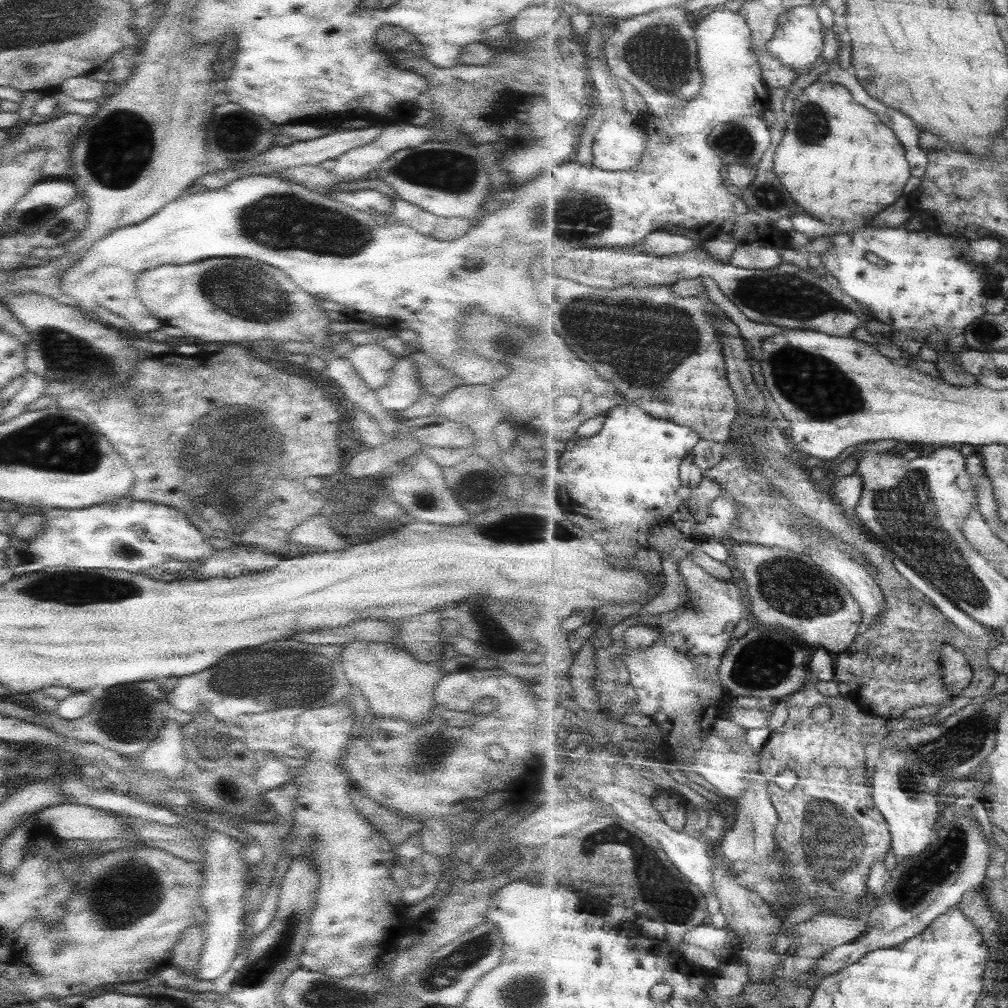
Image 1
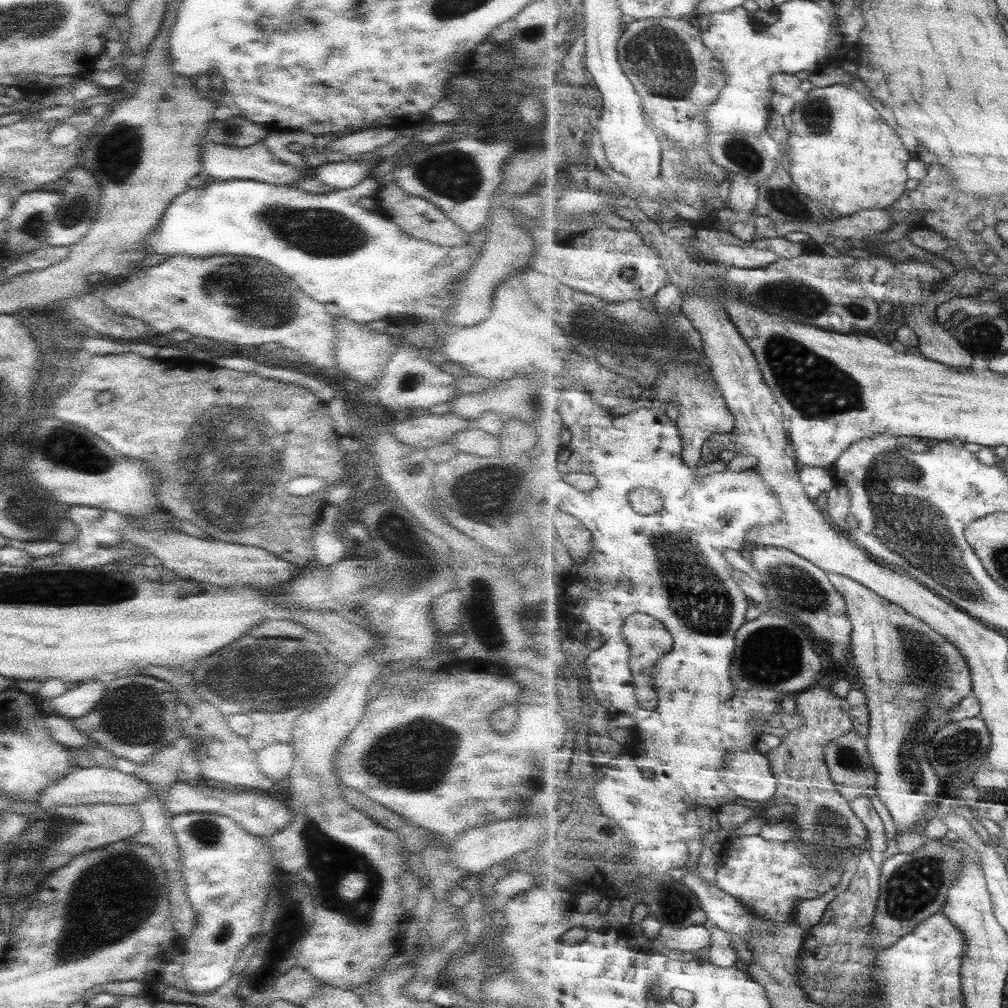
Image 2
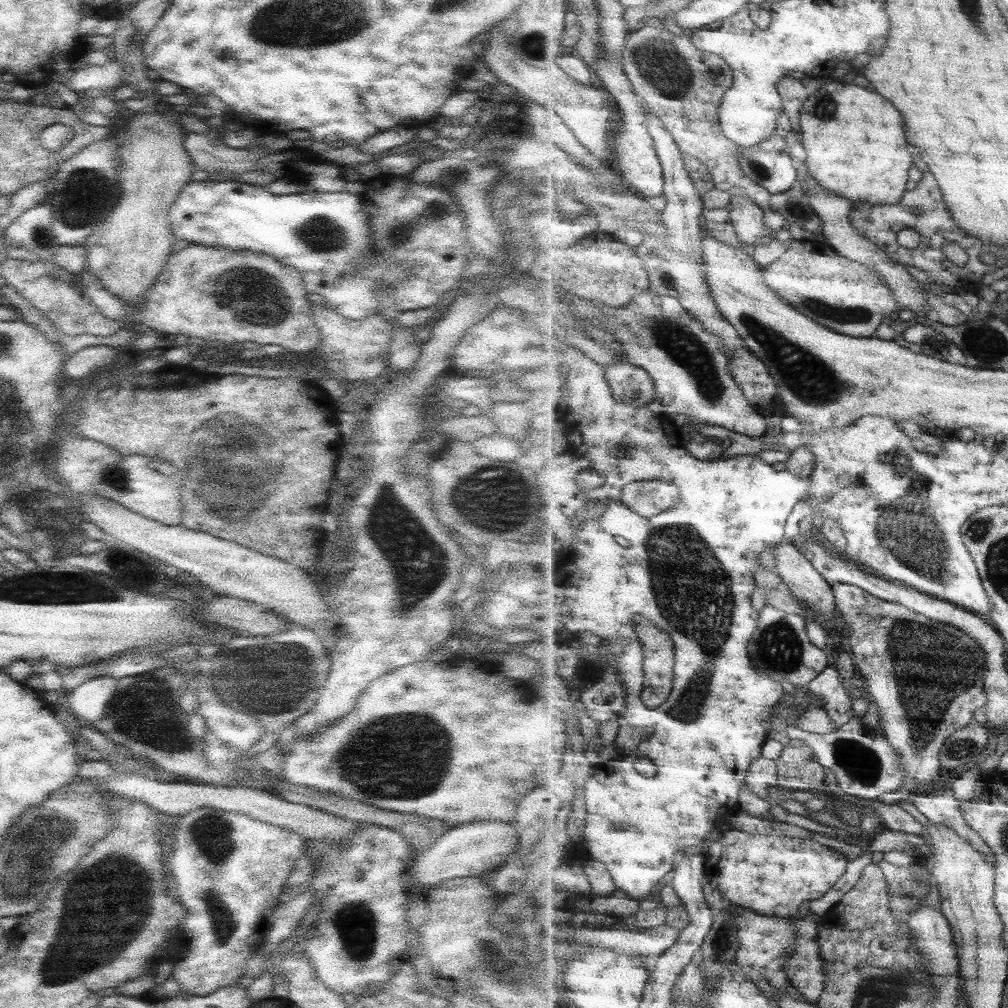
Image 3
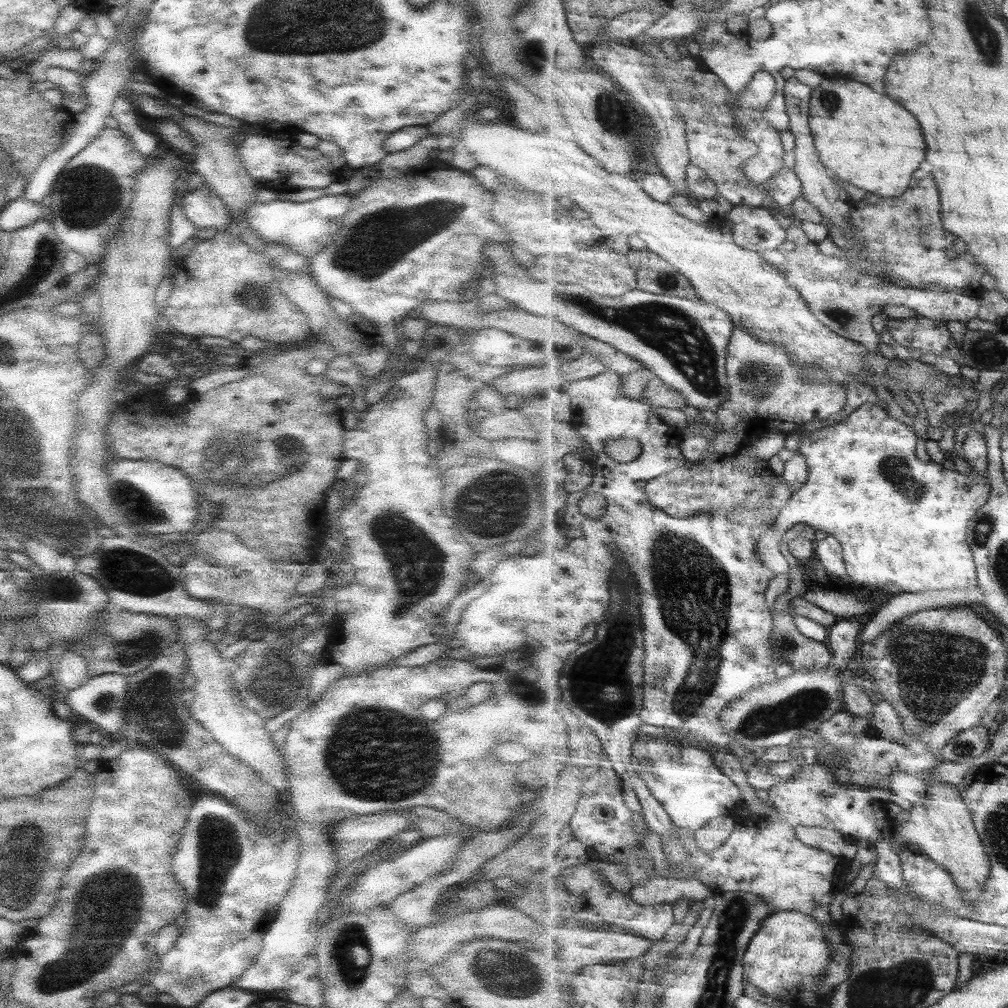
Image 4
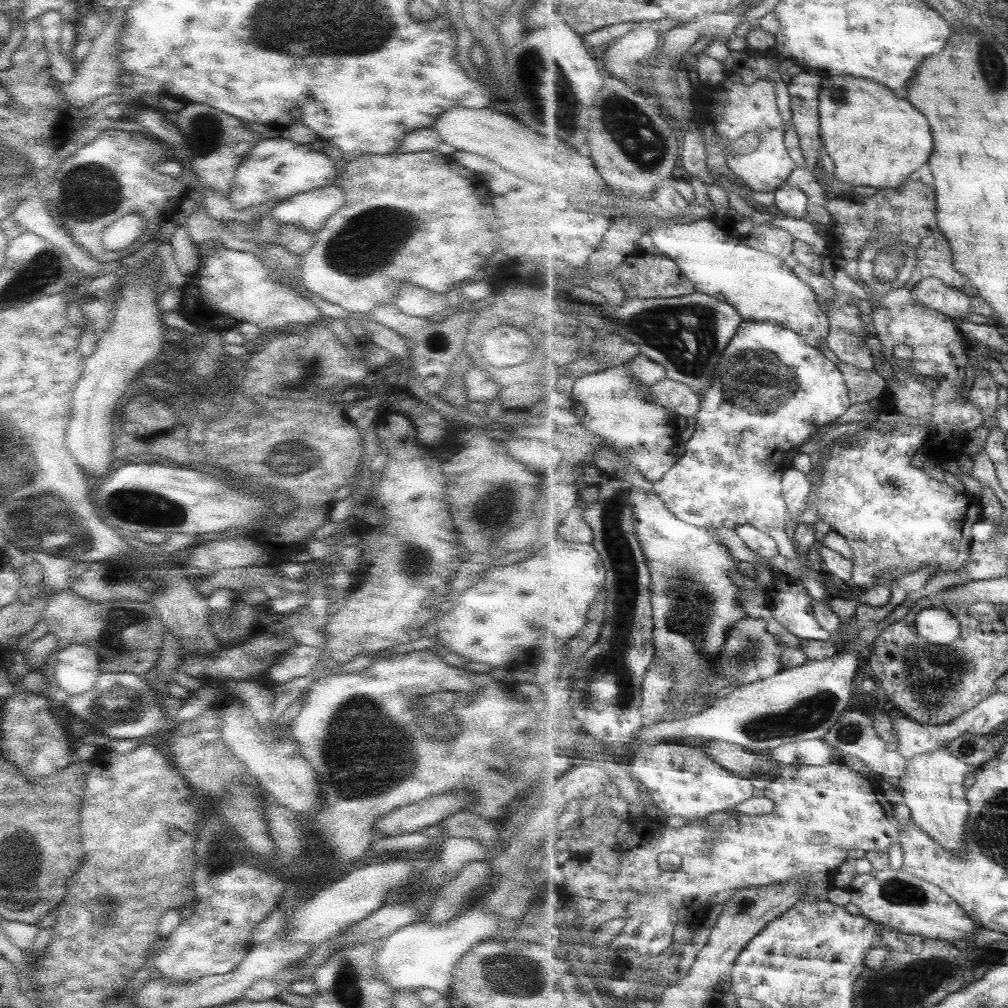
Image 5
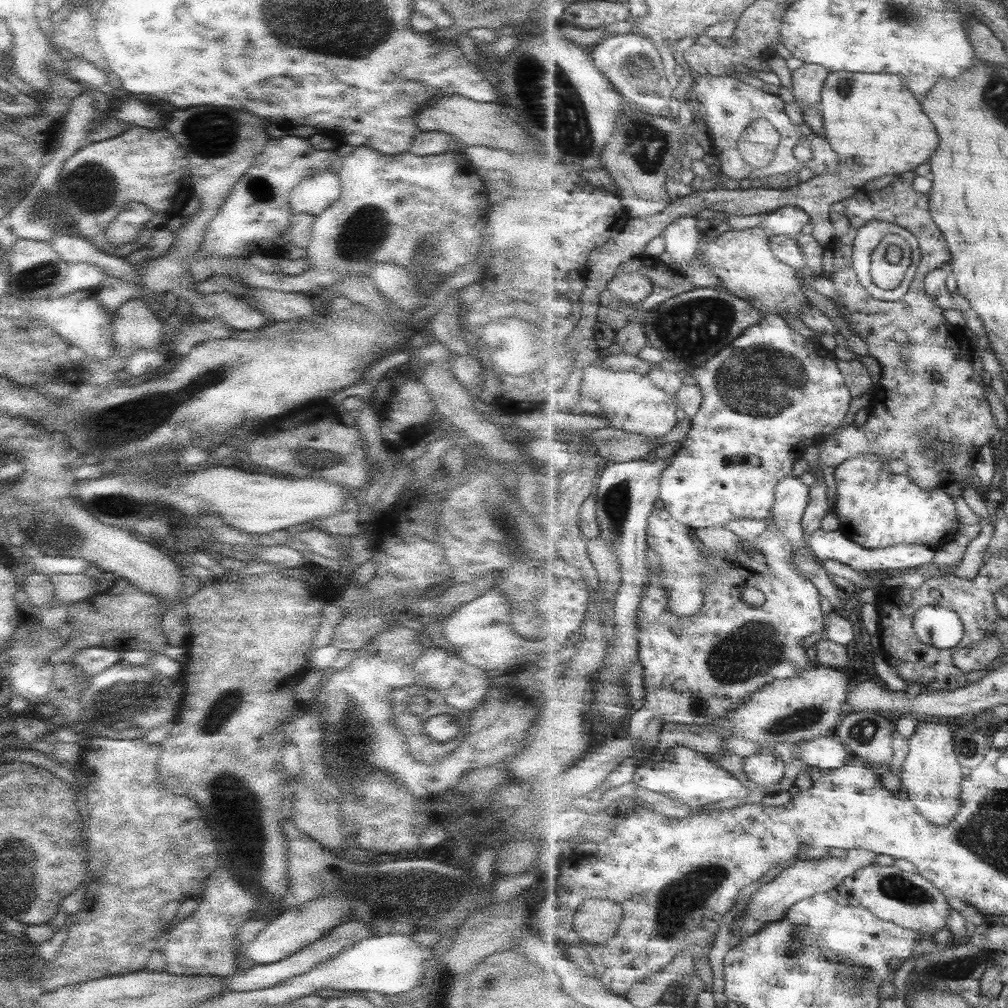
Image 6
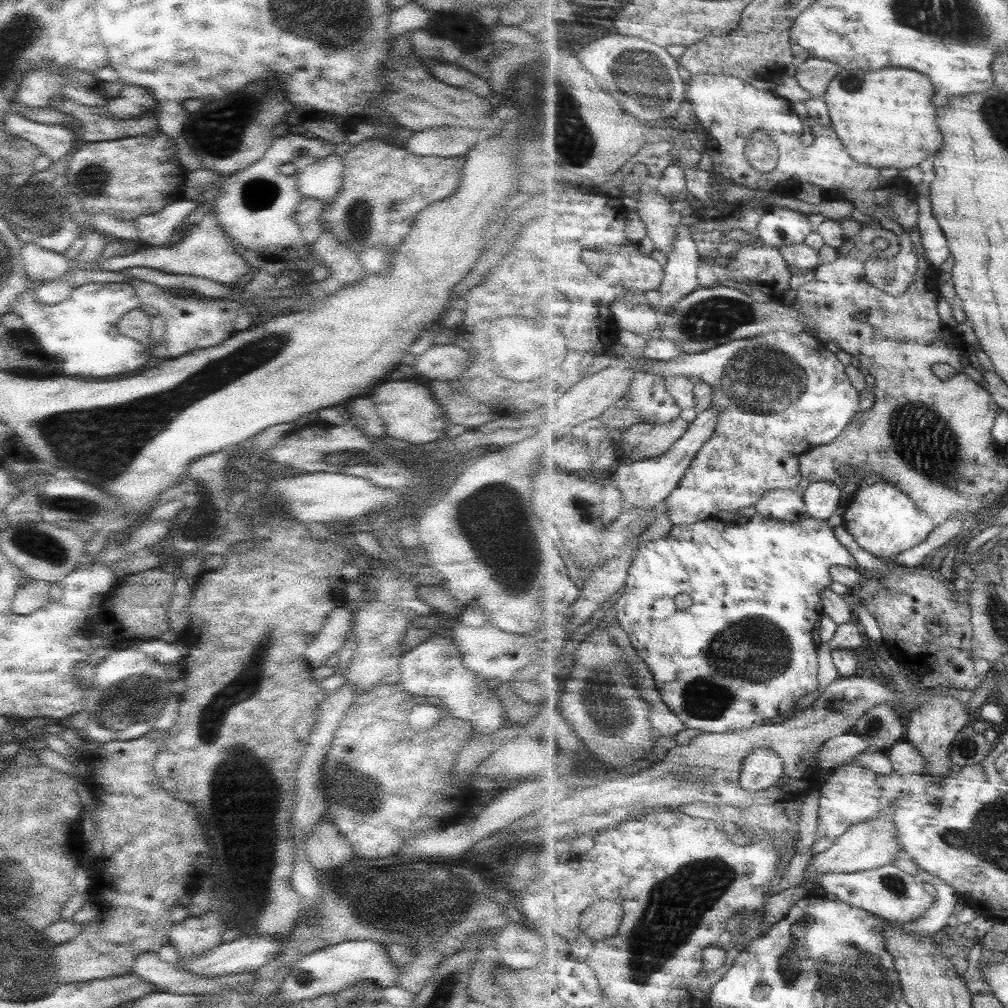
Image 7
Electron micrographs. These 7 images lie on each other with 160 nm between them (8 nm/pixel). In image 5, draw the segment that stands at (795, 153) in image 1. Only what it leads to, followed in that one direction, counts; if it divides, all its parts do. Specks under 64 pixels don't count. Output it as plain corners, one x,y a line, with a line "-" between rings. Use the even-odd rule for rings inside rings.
824,75
819,112
823,144
837,166
833,179
828,174
822,178
827,194
849,193
852,186
900,188
913,172
929,162
933,134
927,116
909,100
897,98
887,86
851,75

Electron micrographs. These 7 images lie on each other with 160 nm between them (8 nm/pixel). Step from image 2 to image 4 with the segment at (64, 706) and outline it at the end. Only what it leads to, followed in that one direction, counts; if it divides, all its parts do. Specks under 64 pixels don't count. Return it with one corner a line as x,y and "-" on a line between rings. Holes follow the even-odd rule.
108,672
101,676
89,677
79,688
70,690
64,698
75,716
83,716
92,726
105,728
107,732
120,732
123,724
123,710
125,710
125,692
127,692
127,678
116,672

